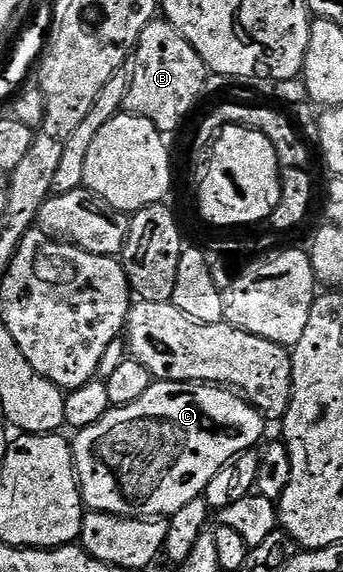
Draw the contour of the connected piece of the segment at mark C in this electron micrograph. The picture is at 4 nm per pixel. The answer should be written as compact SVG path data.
M157 380L147 388L147 392L143 392L143 396L139 396L139 400L135 400L135 404L114 406L94 426L88 426L85 430L76 431L75 437L77 439L74 437L71 445L73 448L73 462L77 466L77 480L81 488L82 503L90 511L98 510L104 514L120 514L127 518L165 518L179 512L179 508L183 508L183 504L191 504L191 500L202 497L207 484L211 484L211 480L215 475L220 474L243 451L252 450L258 445L256 442L260 440L261 433L264 432L265 425L267 425L266 419L252 401L241 396L229 398L228 392L230 393L221 384L162 382Z

